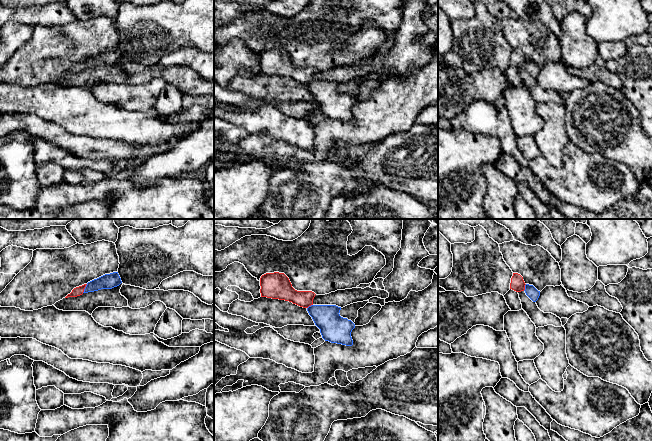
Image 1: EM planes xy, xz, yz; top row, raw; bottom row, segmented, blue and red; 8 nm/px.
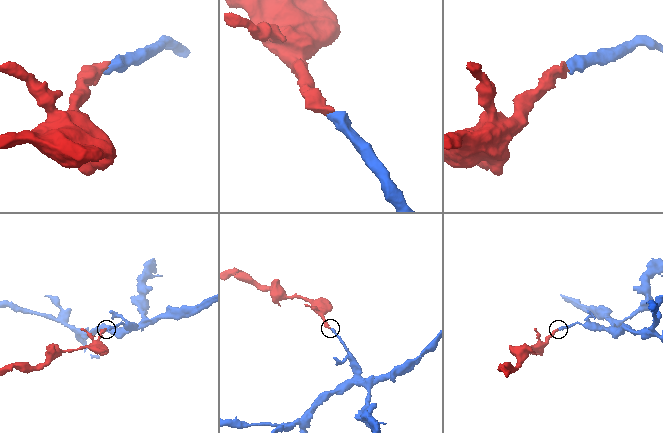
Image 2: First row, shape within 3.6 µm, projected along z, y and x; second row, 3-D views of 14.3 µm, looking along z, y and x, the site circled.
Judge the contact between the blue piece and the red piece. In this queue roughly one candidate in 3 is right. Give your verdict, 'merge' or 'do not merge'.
merge

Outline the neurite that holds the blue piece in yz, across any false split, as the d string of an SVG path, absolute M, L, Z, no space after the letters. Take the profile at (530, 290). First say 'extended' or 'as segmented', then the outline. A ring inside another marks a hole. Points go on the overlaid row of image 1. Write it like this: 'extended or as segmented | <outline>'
extended | M513 273L510 290L504 295L506 303L511 311L519 311L522 309L521 300L518 294L521 291L524 291L533 302L536 302L540 296L540 291L533 285L526 284L520 274Z

